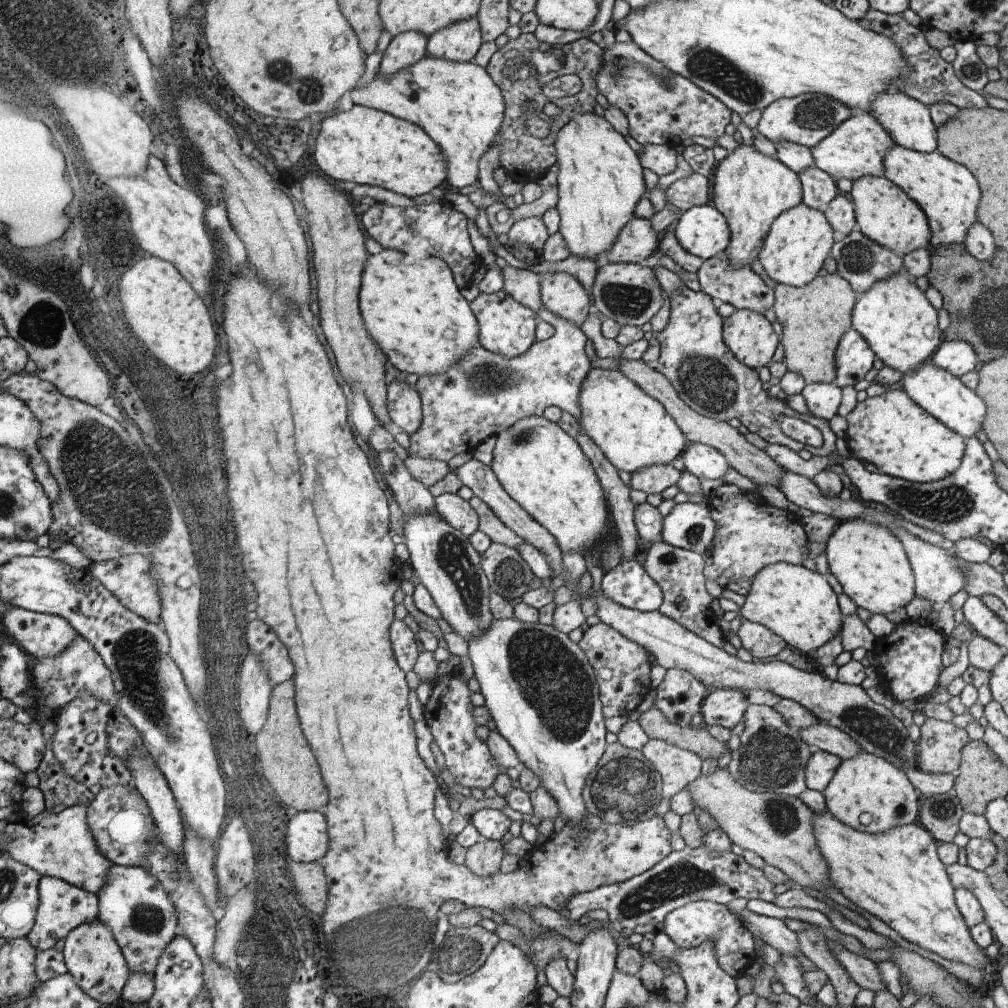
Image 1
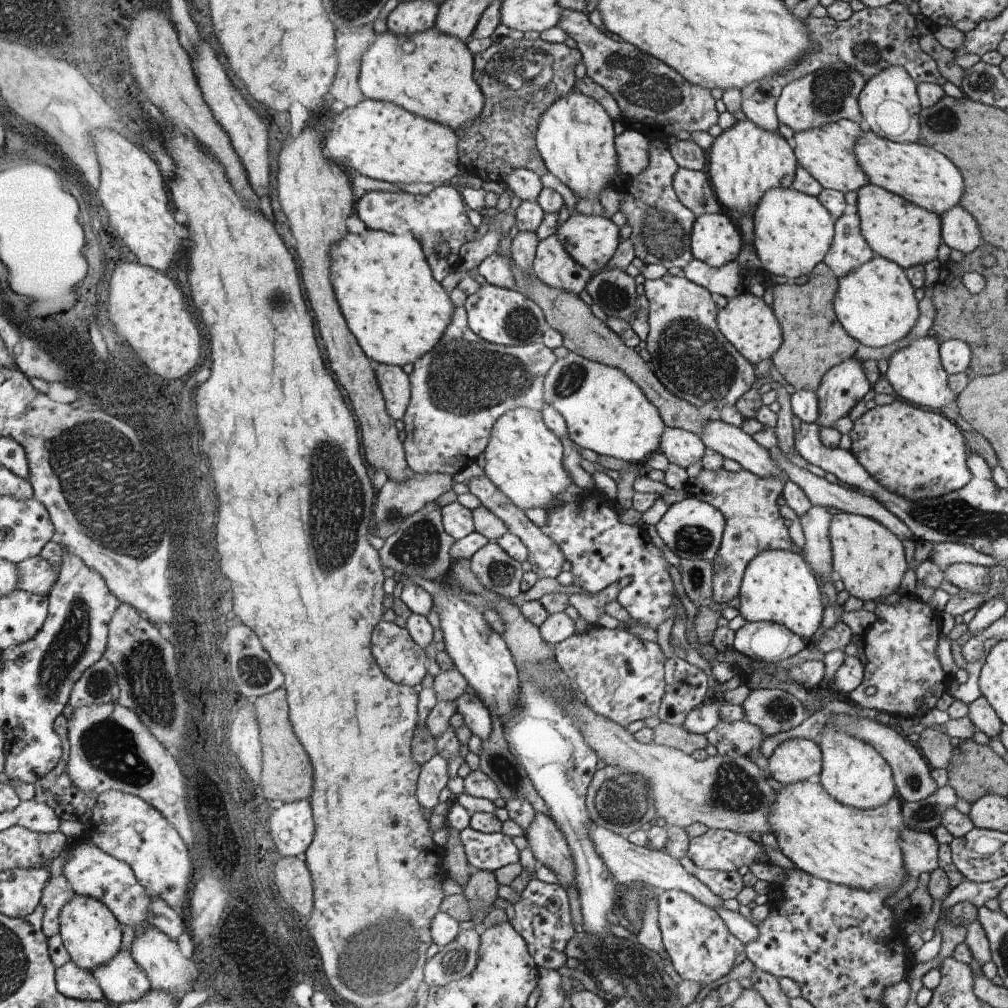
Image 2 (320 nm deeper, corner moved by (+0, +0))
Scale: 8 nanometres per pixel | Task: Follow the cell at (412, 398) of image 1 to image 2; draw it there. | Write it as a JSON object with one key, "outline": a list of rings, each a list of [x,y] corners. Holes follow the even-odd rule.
{"outline":[[[378,363],[376,375],[390,416],[402,420],[411,399],[409,374],[401,366]]]}

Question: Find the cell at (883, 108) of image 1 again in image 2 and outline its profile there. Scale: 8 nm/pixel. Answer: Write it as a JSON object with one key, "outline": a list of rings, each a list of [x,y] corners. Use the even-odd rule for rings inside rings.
{"outline":[[[887,66],[868,79],[858,95],[858,104],[863,114],[863,125],[878,136],[899,143],[915,143],[919,139],[919,112],[922,106],[917,84],[901,66]]]}

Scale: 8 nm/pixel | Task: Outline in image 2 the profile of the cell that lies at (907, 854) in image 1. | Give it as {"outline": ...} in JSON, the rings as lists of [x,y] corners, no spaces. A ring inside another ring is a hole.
{"outline":[[[807,780],[782,785],[774,792],[773,807],[769,814],[770,831],[777,838],[784,856],[796,867],[831,883],[867,891],[888,889],[891,894],[897,892],[901,883],[906,880],[907,872],[899,845],[901,832],[906,826],[901,815],[902,800],[898,796],[875,809],[857,809],[832,798],[821,783]]]}

